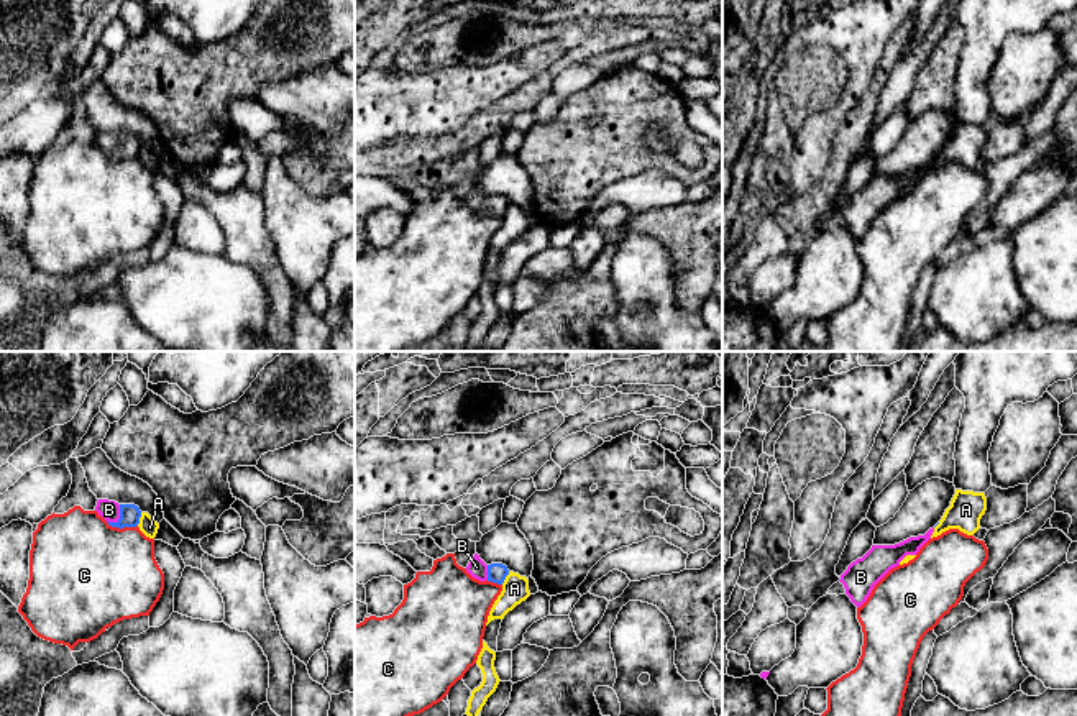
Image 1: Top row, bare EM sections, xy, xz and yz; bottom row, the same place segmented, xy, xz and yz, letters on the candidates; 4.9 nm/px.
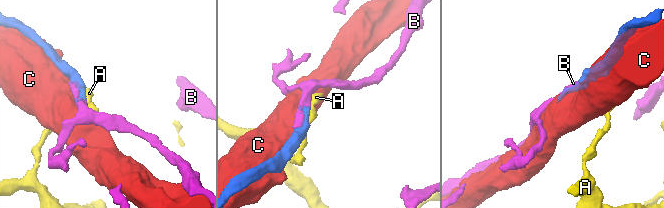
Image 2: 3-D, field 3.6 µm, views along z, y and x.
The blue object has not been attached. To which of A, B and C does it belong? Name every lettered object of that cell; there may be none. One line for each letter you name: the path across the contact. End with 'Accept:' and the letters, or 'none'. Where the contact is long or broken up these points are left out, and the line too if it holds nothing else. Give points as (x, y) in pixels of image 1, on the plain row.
Accept: B

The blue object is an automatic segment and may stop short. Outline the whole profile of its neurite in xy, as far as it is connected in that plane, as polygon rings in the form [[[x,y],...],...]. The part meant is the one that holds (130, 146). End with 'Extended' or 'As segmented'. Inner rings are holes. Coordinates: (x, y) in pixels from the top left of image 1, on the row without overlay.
[[[99,131],[95,143],[112,159],[136,159],[140,156],[141,143],[135,136],[118,136],[108,131]]]. Extended

